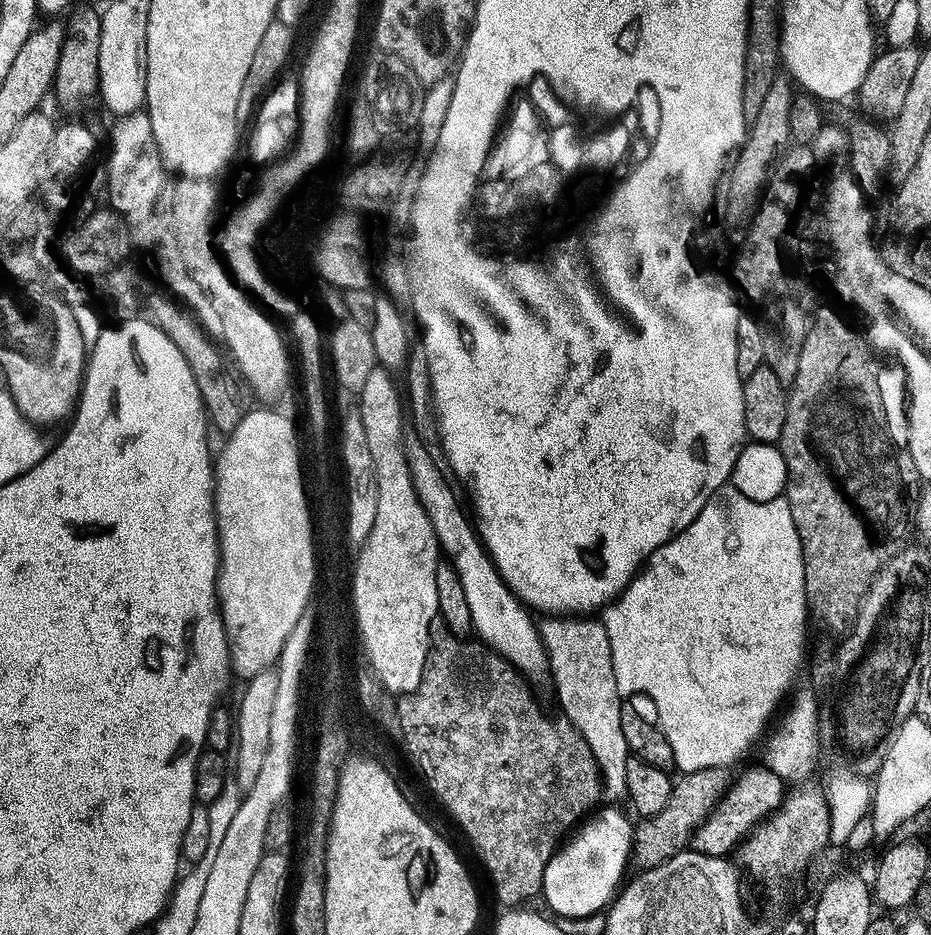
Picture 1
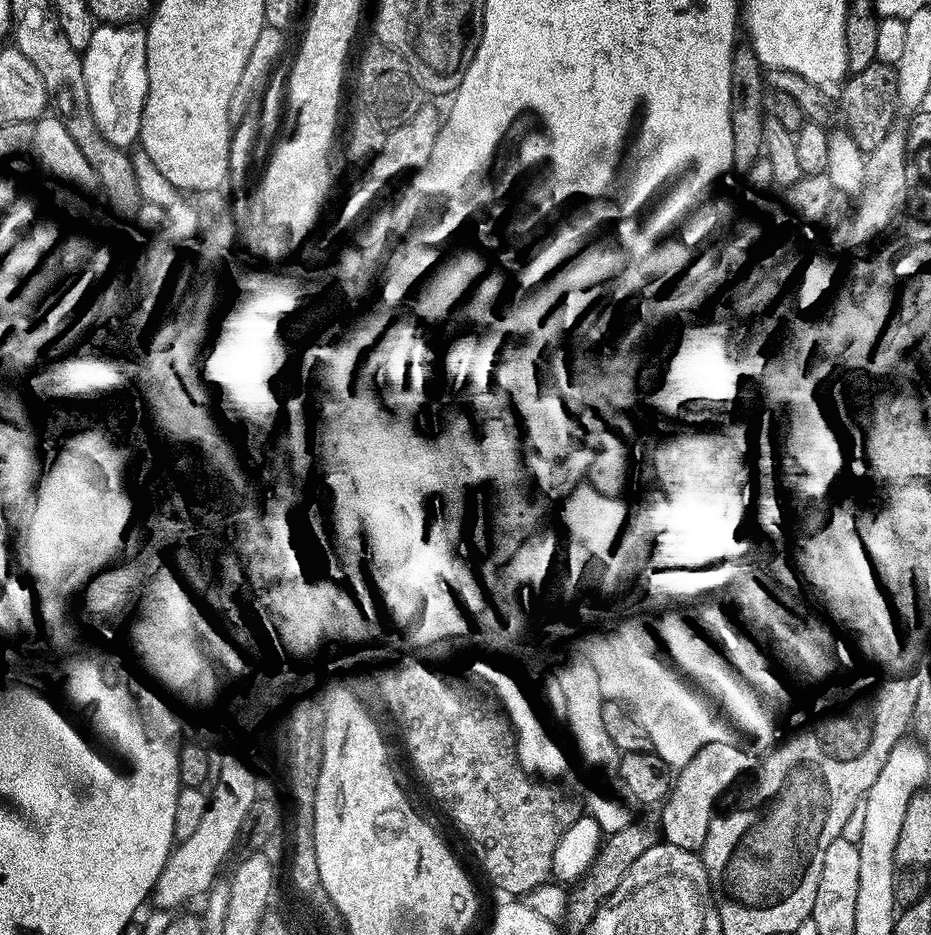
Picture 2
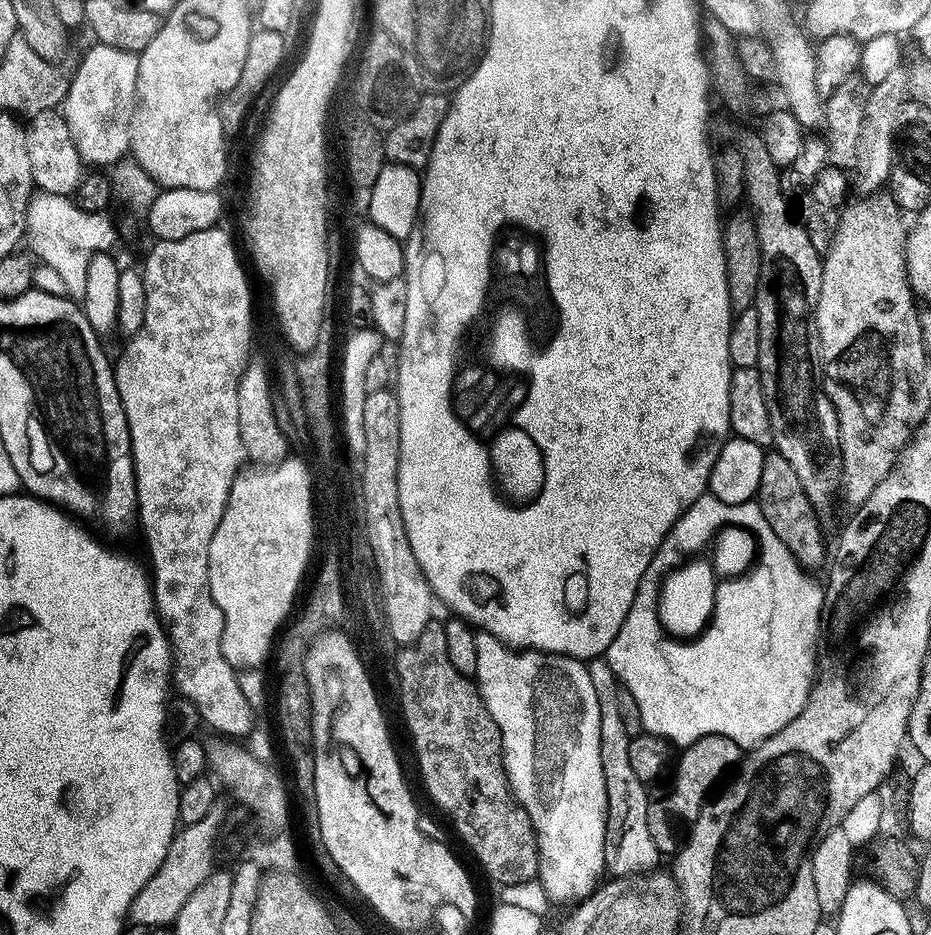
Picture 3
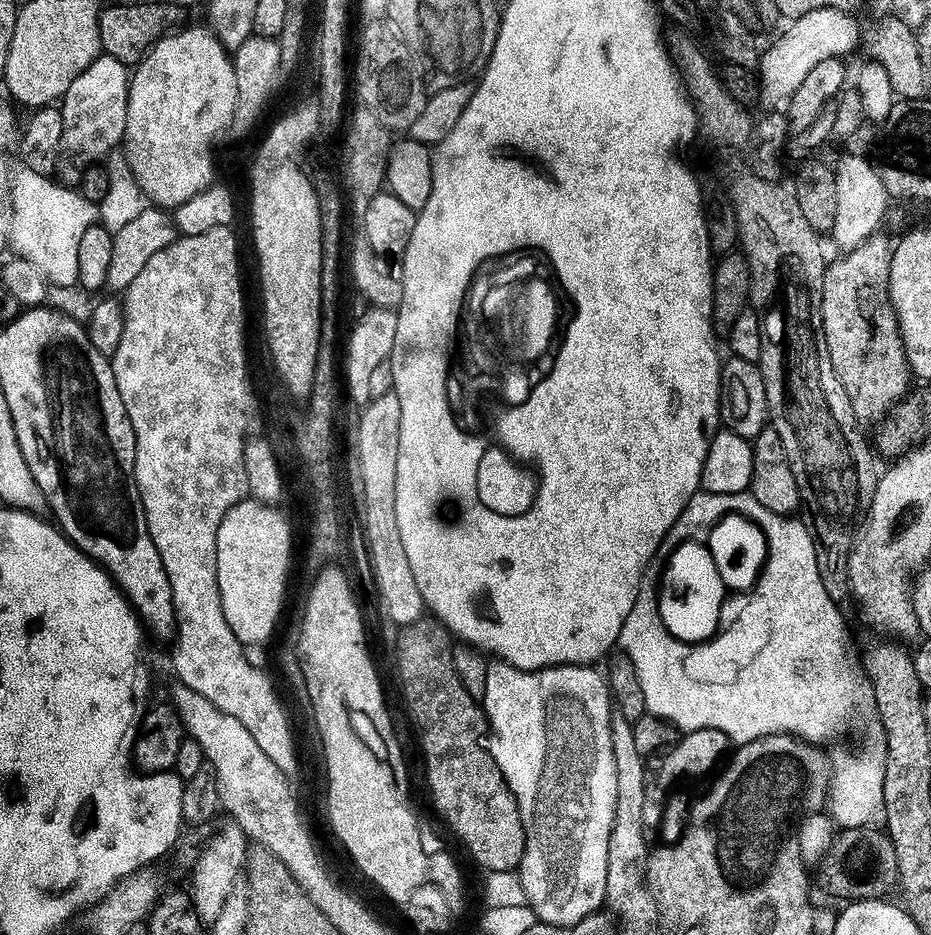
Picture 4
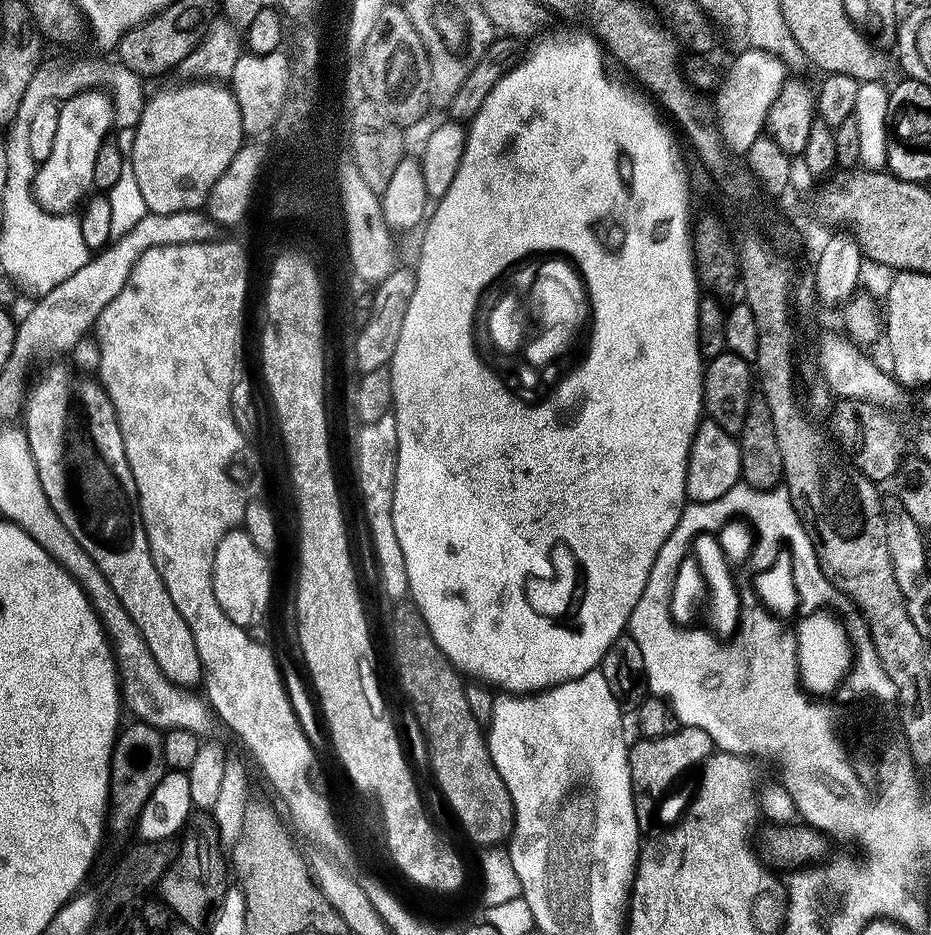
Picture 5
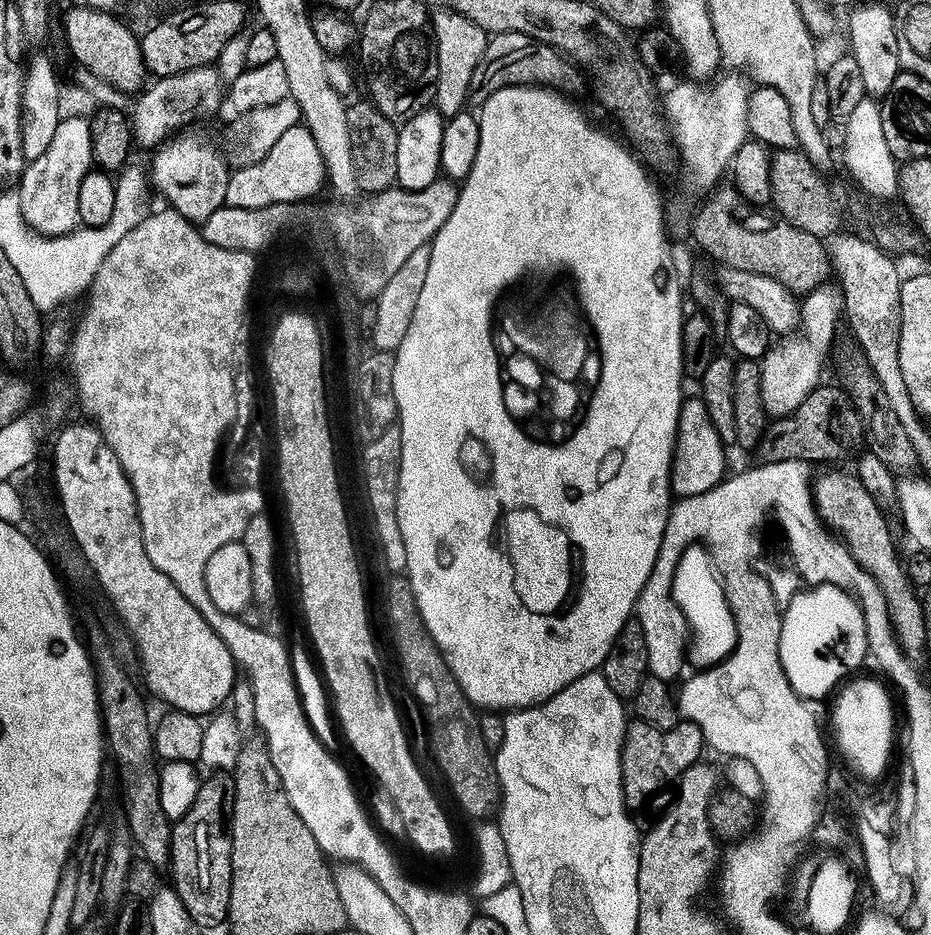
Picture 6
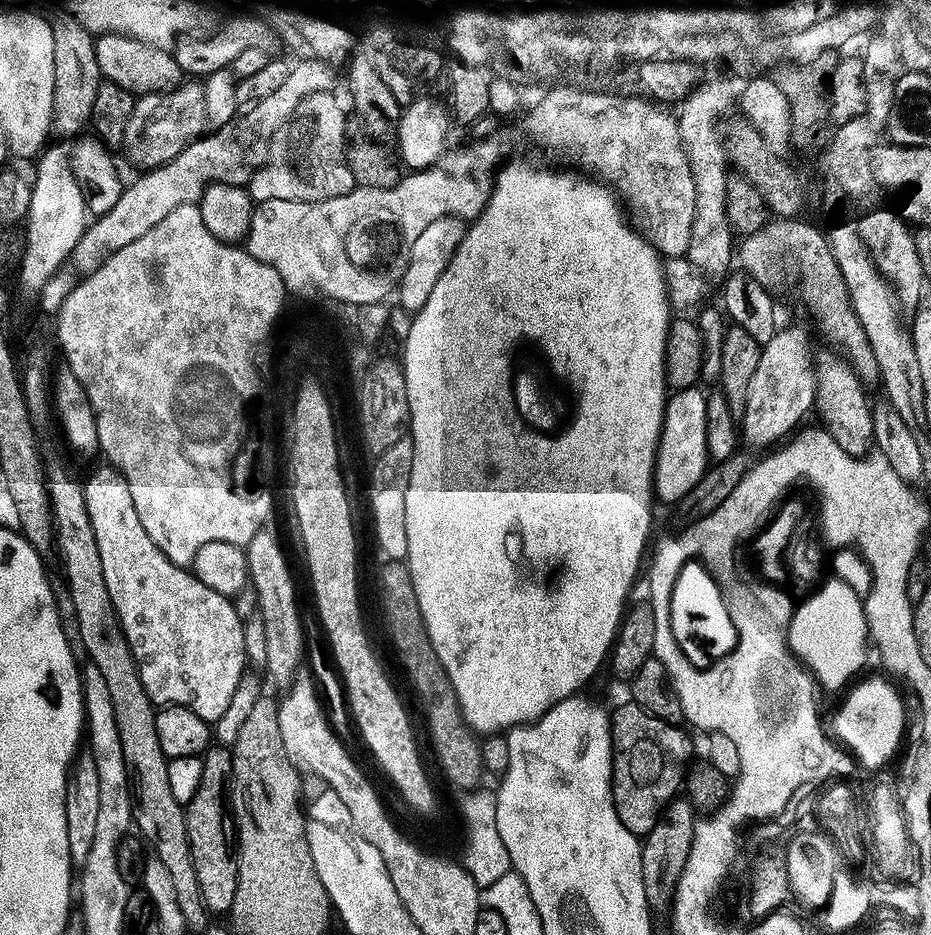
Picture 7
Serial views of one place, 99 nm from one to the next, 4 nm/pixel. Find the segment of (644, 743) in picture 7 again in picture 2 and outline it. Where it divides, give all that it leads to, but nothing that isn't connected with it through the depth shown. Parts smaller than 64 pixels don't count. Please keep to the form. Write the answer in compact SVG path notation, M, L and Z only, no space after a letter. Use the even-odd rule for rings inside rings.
M712 742L707 744L684 768L675 773L674 783L668 799L659 805L658 832L663 843L678 846L678 850L699 853L704 846L706 830L717 811L716 799L735 782L739 776L751 773L757 767L757 757L752 757L736 742ZM752 768L752 769L751 769ZM716 808L716 809L715 809Z

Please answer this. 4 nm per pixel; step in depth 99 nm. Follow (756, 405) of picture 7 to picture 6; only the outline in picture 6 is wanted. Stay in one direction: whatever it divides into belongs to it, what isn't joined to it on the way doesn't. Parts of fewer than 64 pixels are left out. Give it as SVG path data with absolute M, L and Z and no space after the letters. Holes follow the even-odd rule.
M839 283L819 284L812 292L800 300L801 334L781 335L769 347L759 361L760 393L762 406L768 411L769 417L789 416L808 395L821 383L820 370L824 355L828 352L828 343L832 340L832 327L836 319L840 320L844 310L843 290Z

